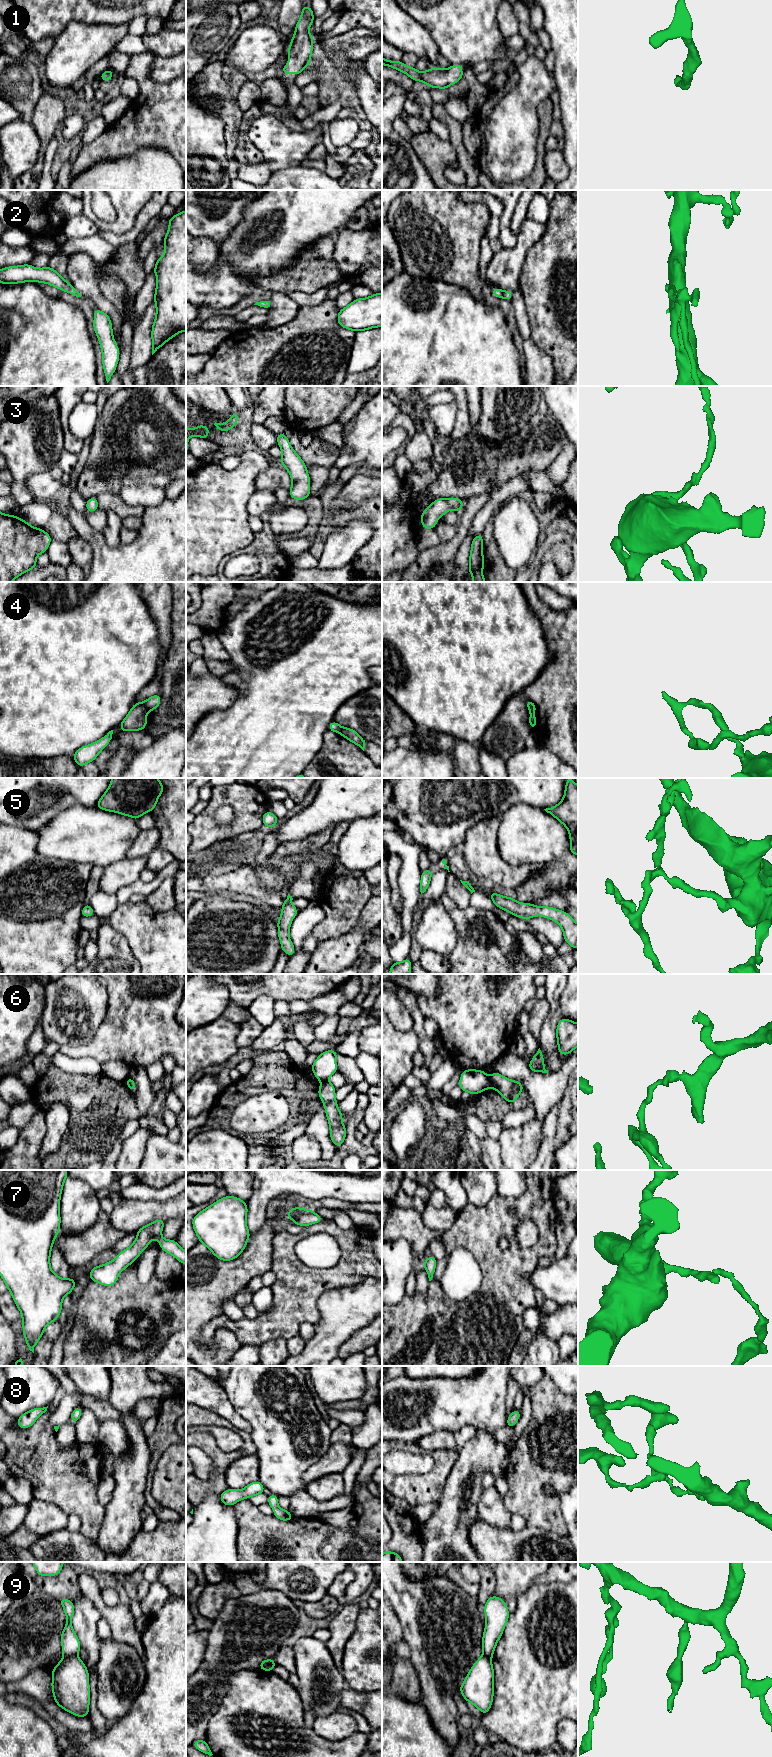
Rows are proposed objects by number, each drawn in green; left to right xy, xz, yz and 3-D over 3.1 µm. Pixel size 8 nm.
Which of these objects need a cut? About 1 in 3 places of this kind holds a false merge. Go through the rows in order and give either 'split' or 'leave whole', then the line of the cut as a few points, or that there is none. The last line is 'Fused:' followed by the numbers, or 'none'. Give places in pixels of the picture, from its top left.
1: leave whole; cut none
2: leave whole; cut none
3: leave whole; cut none
4: split; cut xy (143, 702), (146, 711)
5: leave whole; cut none
6: split; cut yz (488, 1077), (489, 1086)
7: leave whole; cut none
8: leave whole; cut none
9: split; cut xy (64, 1655), (76, 1656)
Fused: 4, 6, 9

